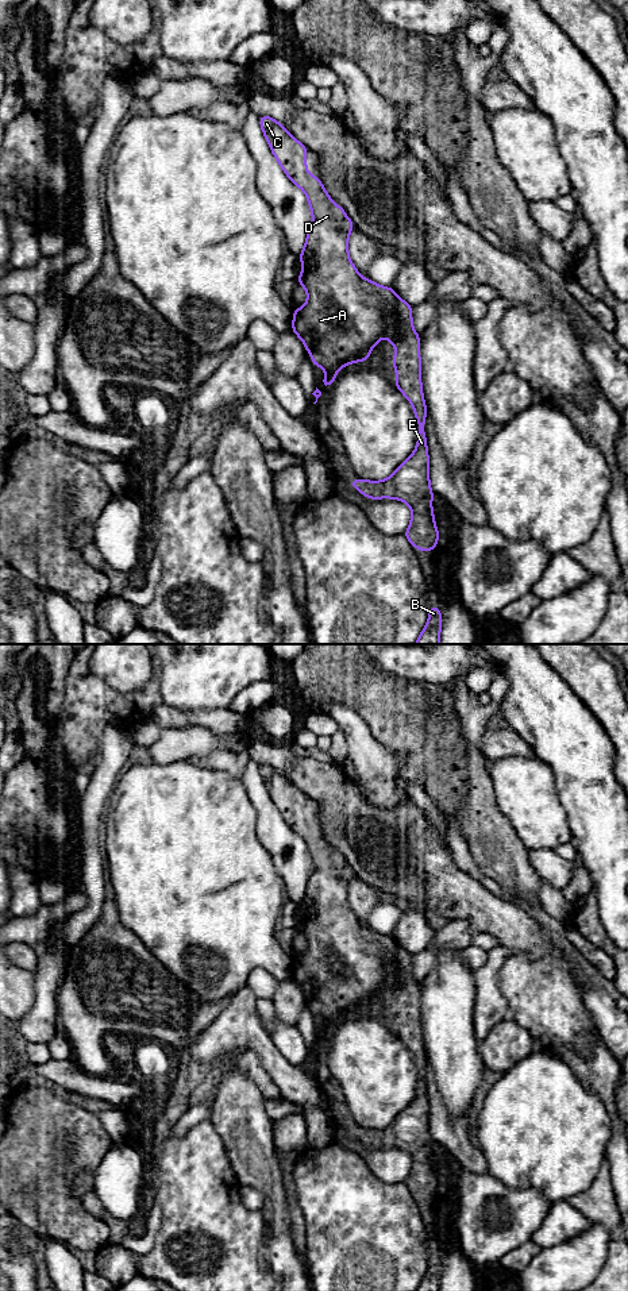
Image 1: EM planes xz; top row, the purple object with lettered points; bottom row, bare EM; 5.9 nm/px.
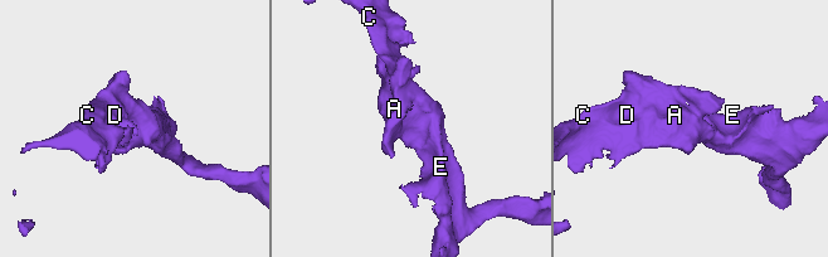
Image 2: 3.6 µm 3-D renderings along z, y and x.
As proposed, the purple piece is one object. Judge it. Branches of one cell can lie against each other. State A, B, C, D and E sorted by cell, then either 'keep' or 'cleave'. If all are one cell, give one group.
A B C D E; keep

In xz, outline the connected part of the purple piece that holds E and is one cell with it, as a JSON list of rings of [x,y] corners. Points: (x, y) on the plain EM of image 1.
[[[259,764],[263,779],[274,806],[289,828],[307,844],[312,862],[312,872],[300,909],[303,920],[297,930],[307,939],[308,948],[293,959],[292,979],[303,989],[312,1005],[312,1013],[323,1016],[325,1024],[323,1037],[335,1030],[336,1021],[348,1011],[363,1010],[371,1005],[371,997],[386,984],[397,1001],[392,1006],[396,1016],[396,1036],[408,1047],[417,1067],[417,1092],[412,1103],[384,1129],[351,1128],[351,1134],[370,1148],[394,1147],[411,1155],[409,1176],[404,1184],[417,1198],[434,1199],[439,1180],[432,1160],[434,1140],[429,1133],[429,1106],[424,1080],[427,1053],[421,1034],[420,983],[413,978],[412,953],[405,951],[389,934],[380,934],[363,926],[348,905],[348,882],[355,876],[344,858],[334,851],[321,829],[307,818],[307,795],[294,787],[280,770]]]

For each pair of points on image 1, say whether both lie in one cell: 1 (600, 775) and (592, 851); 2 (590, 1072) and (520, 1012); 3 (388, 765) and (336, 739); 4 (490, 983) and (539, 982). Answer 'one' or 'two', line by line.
1: one
2: two
3: two
4: two

